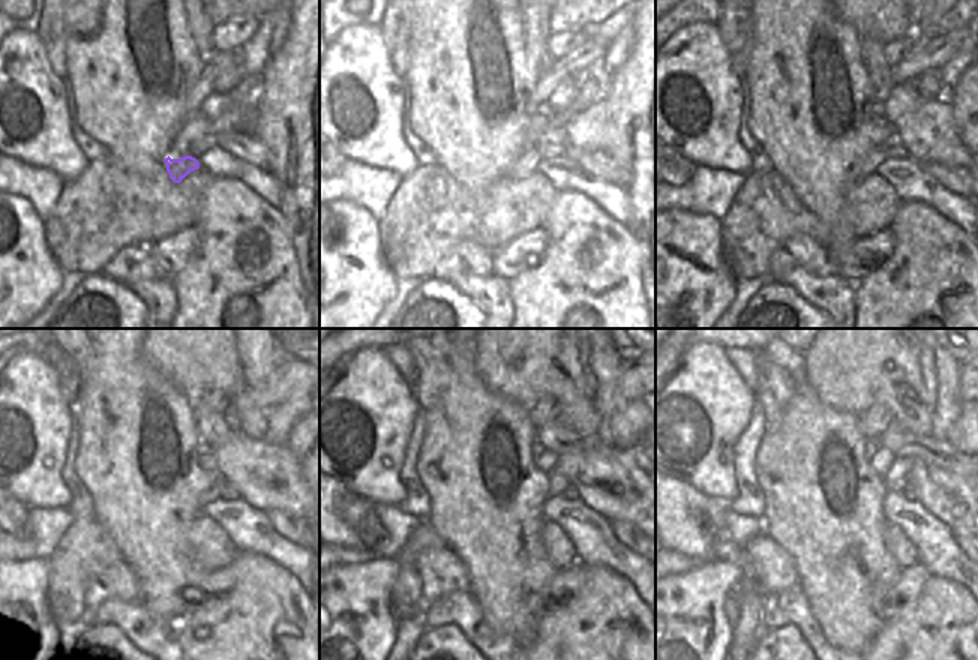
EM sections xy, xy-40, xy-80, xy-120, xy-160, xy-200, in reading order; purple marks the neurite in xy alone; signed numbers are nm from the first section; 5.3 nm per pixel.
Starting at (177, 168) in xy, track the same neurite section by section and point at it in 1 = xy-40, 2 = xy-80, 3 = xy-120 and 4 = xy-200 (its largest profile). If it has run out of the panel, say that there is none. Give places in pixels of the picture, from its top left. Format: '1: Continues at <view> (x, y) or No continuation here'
1: Continues at xy-40 (528, 161)
2: Continues at xy-80 (867, 165)
3: Continues at xy-120 (215, 492)
4: Continues at xy-200 (896, 479)

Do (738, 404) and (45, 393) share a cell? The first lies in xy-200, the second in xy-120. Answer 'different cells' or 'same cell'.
same cell

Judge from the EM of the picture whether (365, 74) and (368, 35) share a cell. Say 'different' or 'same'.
same

